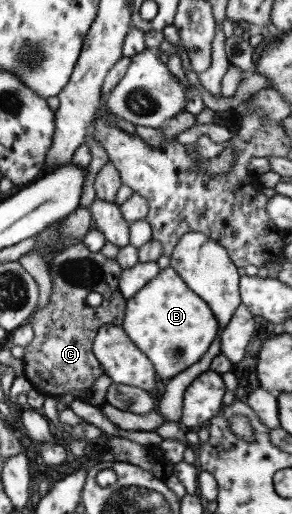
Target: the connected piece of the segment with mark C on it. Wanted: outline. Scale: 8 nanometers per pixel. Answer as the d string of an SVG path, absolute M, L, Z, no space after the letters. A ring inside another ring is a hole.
M81 241L62 248L53 254L51 263L47 264L50 276L50 292L48 302L42 309L35 310L27 319L26 327L33 332L33 338L27 347L23 348L22 372L30 386L45 396L70 394L75 399L87 400L93 382L97 380L100 373L103 373L102 365L94 357L91 347L93 337L97 330L104 324L120 325L125 311L126 301L118 292L118 278L122 269L115 262L115 259L103 256L99 251L91 252ZM90 292L97 292L103 301L97 308L86 305L86 296ZM53 300L61 300L66 306L51 306Z

